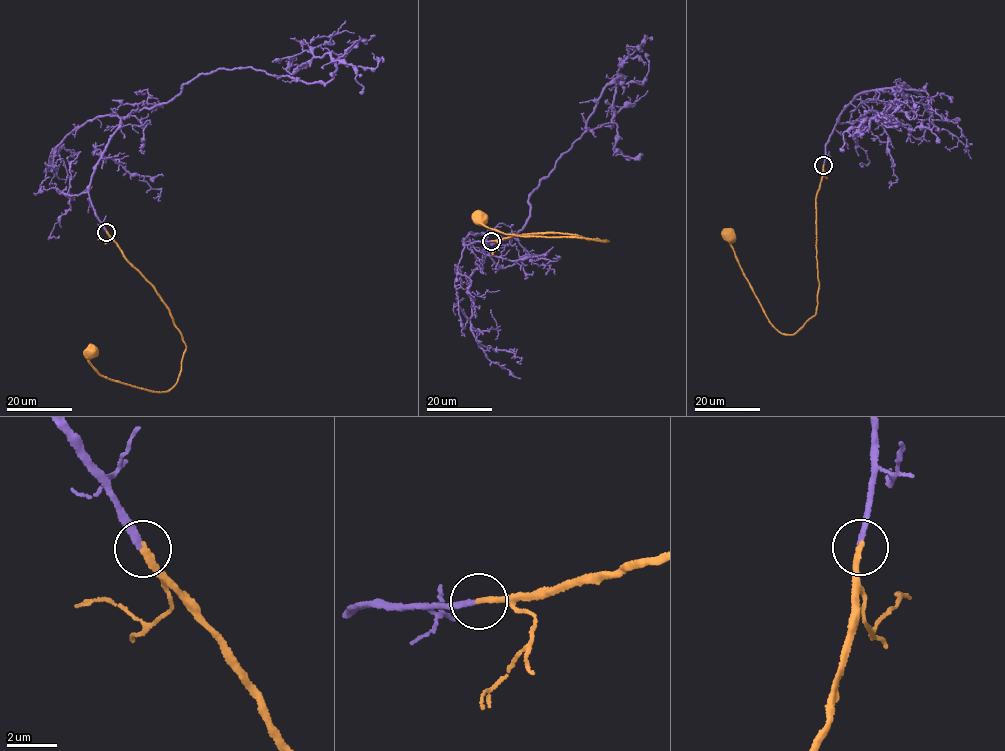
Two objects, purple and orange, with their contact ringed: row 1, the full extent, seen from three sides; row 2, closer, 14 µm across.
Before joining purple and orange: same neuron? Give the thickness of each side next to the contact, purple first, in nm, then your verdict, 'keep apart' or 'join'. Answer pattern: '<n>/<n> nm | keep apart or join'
200/240 nm | join

